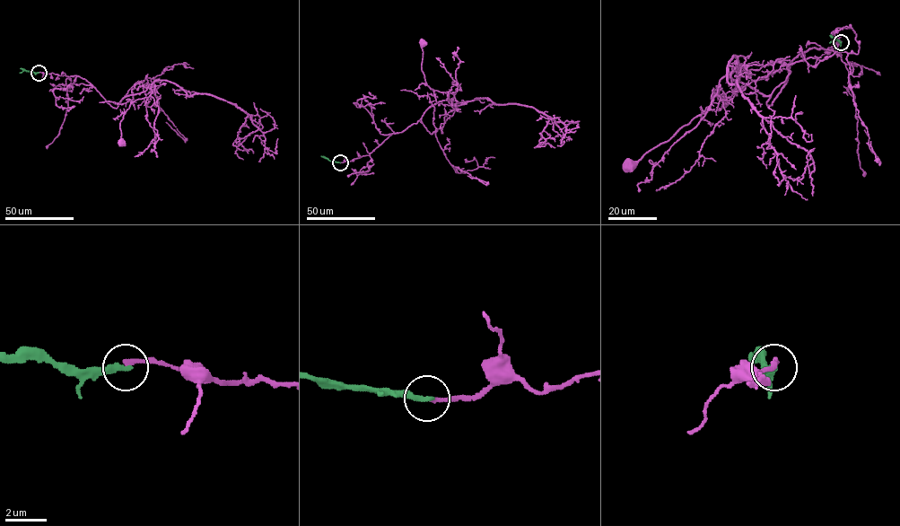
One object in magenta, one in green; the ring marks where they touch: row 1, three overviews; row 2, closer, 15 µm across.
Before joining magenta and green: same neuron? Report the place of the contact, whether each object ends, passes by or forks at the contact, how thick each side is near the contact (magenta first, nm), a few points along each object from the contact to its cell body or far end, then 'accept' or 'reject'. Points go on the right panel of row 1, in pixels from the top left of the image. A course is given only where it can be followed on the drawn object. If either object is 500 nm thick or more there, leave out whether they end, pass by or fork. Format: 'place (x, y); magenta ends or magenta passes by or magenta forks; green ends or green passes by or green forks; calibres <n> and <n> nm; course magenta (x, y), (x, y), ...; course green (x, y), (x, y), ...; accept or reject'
place (841, 42); magenta ends; green ends; calibres 220 and 320 nm; course magenta (841, 42), (790, 62), (771, 105), (729, 75), (738, 64), (711, 105), (630, 165); course green (841, 42), (834, 39), (830, 42); reject

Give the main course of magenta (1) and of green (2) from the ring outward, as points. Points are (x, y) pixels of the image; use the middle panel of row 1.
1: (339, 162), (369, 155), (392, 134), (421, 121), (432, 105), (453, 104), (452, 94), (427, 84), (422, 43)
2: (339, 162), (320, 156)

